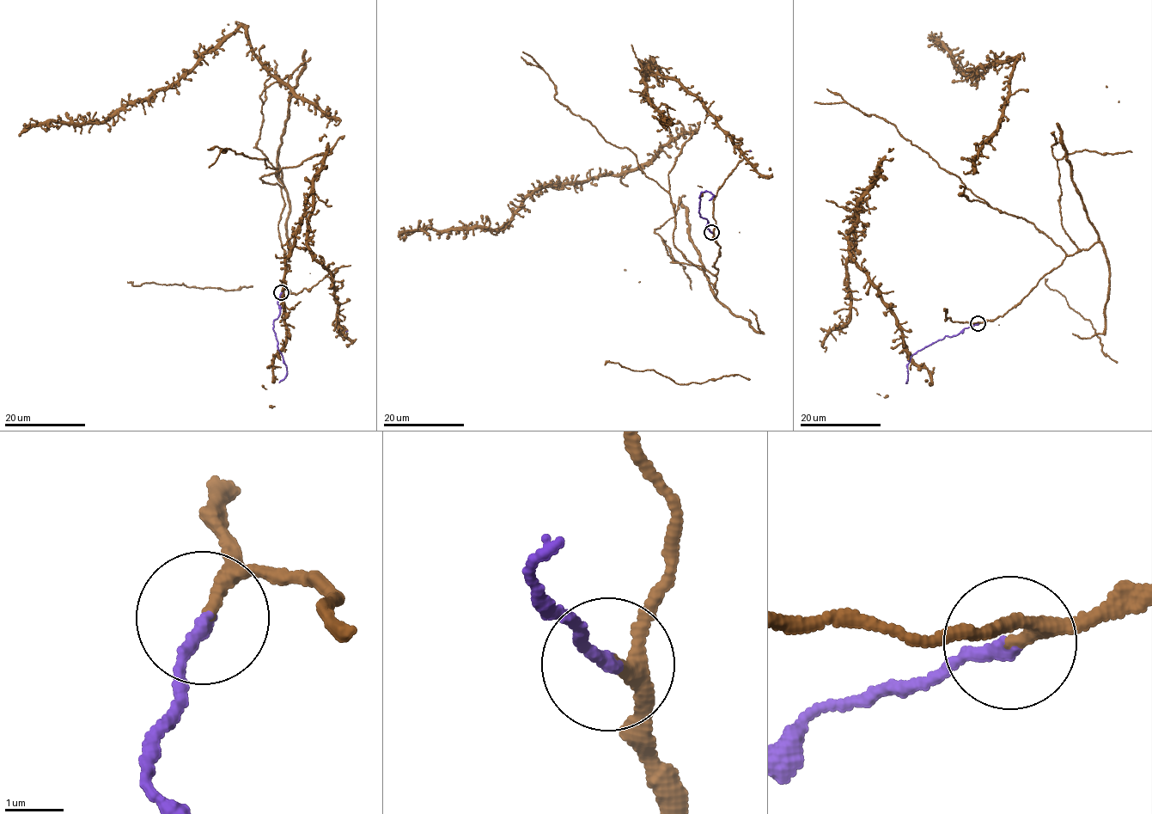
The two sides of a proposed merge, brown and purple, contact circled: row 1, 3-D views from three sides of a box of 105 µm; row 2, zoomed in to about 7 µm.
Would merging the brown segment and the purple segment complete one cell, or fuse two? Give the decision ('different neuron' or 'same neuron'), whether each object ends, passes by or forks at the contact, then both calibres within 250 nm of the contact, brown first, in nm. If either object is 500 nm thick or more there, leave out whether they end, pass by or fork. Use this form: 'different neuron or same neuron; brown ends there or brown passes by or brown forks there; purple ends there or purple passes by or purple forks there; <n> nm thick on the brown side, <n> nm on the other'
same neuron; brown passes by; purple ends there; 170 nm thick on the brown side, 240 nm on the other

